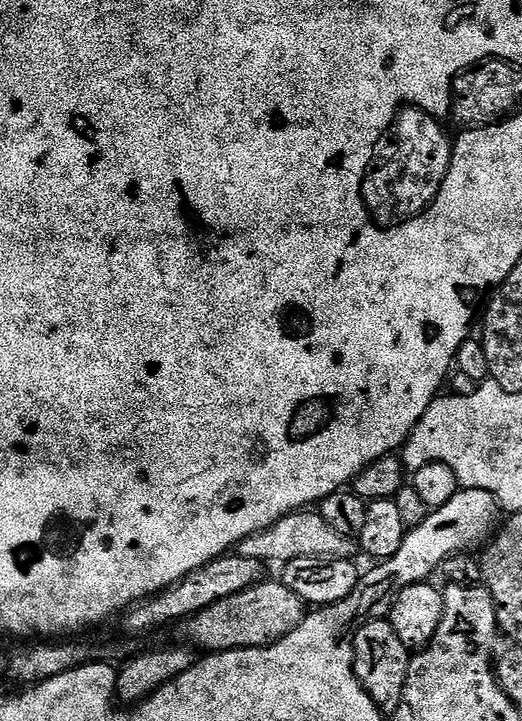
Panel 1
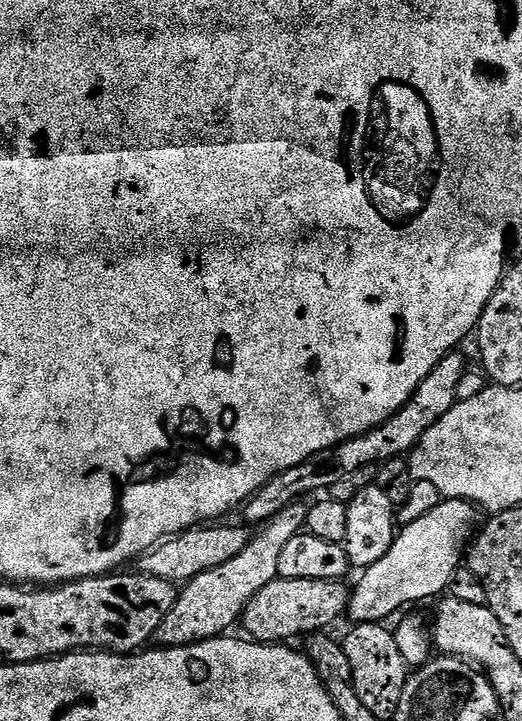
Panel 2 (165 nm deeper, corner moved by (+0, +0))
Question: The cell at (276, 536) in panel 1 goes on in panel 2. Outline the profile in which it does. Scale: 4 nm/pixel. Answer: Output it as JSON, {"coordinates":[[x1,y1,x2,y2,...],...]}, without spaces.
{"coordinates":[[228,522,197,526,160,541,152,551,139,557,139,571,143,575,162,578,166,582,180,586,193,580,198,574,206,574,206,570,214,570,214,566,223,566,225,562,230,562,230,558,236,558,238,554,242,554,242,550,246,550,246,546,253,537,253,533,247,527,244,529,236,524,224,523]]}

